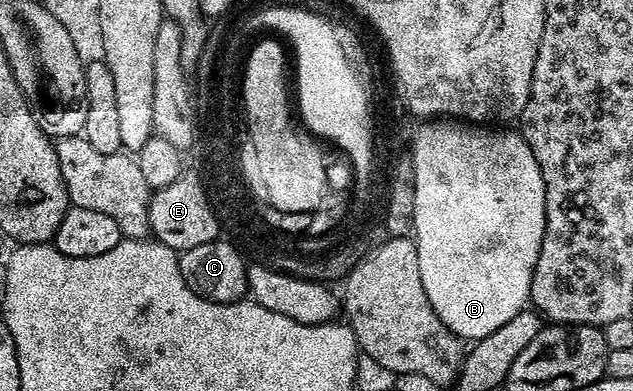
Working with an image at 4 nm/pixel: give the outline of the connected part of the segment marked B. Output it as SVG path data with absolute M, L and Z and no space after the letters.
M434 118L434 119L431 119L431 120L430 120L430 121L429 121L429 122L426 122L426 123L423 123L423 124L426 124L426 125L424 125L424 126L423 126L423 128L422 128L422 129L420 129L420 130L419 130L419 132L418 132L418 133L416 133L416 134L415 134L415 136L414 136L414 146L413 146L413 145L412 145L412 153L413 153L413 164L414 164L414 192L415 192L415 198L414 198L414 218L413 218L413 231L412 231L412 239L413 239L413 241L414 241L414 245L415 245L415 246L416 246L416 247L418 247L418 257L419 257L419 258L420 258L420 282L424 282L424 294L428 294L428 302L432 302L432 310L436 310L436 314L440 314L440 322L444 322L444 326L448 326L448 327L449 327L449 328L450 328L450 329L451 329L451 330L452 330L452 331L453 331L453 332L454 332L454 333L455 333L455 334L456 334L456 335L458 335L458 336L459 336L459 338L461 338L461 339L462 339L462 340L463 340L463 341L466 341L466 342L473 342L473 341L475 341L475 340L479 340L479 339L480 339L480 338L484 338L484 337L485 337L485 336L487 336L487 335L488 335L488 334L492 334L492 330L500 330L500 326L504 326L504 322L508 322L508 321L510 321L510 320L511 320L511 318L516 318L516 314L520 314L520 313L521 313L521 312L522 312L522 311L523 311L523 310L524 310L524 309L525 309L525 308L526 308L526 307L527 307L527 304L528 304L528 301L529 301L529 298L530 298L530 287L531 287L531 286L532 286L532 274L533 274L533 273L534 273L534 271L535 271L535 270L536 270L536 258L537 258L537 257L538 257L538 255L539 255L539 254L540 254L540 250L541 250L541 249L542 249L542 239L543 239L543 238L544 238L544 230L545 230L545 229L546 229L546 199L545 199L545 198L544 198L544 190L545 190L545 189L546 189L546 187L545 187L545 186L544 186L544 178L543 178L543 177L542 177L542 175L541 175L541 174L540 174L540 166L539 166L539 165L538 165L538 163L537 163L537 162L536 162L536 158L535 158L535 157L534 157L534 155L533 155L533 154L532 154L532 150L531 150L531 149L530 149L530 147L529 147L529 146L528 146L528 142L527 142L527 141L526 141L526 139L525 139L525 138L523 138L523 136L521 136L521 135L520 135L520 134L519 134L519 133L518 133L518 132L517 132L517 131L514 131L514 132L502 132L502 131L506 131L506 130L499 130L499 129L498 129L498 128L497 128L497 127L494 127L494 126L483 126L483 125L481 125L481 124L475 124L475 123L473 123L473 122L463 122L463 121L461 121L461 120L459 120L459 119L457 119L457 118Z

